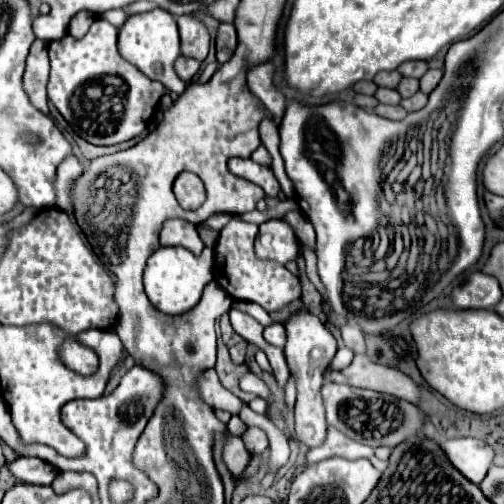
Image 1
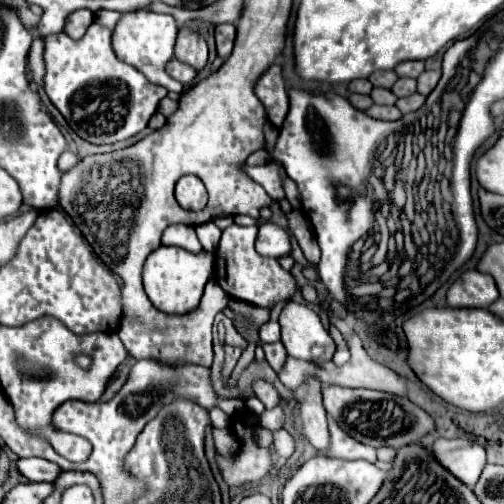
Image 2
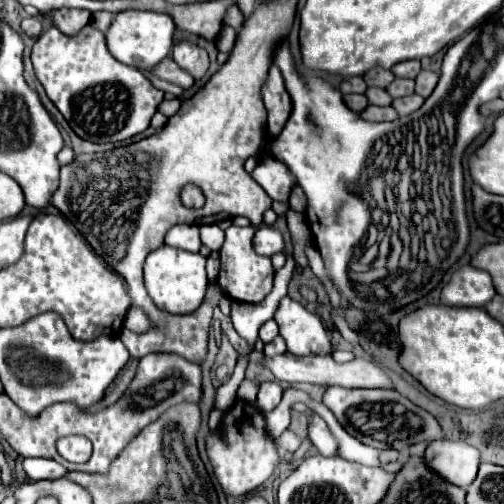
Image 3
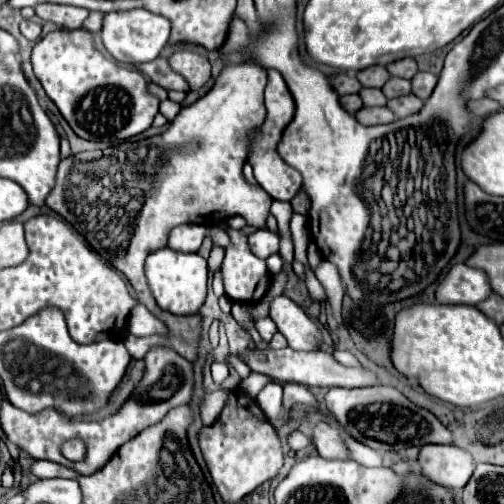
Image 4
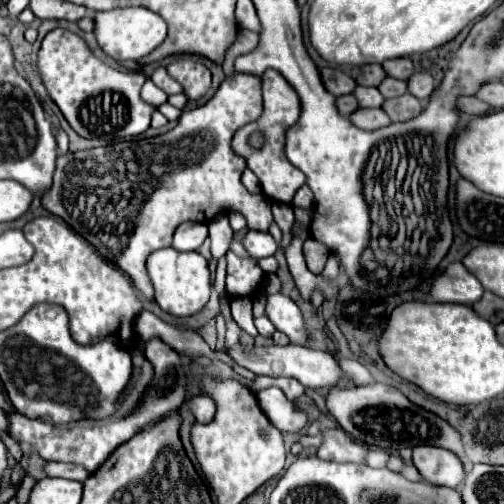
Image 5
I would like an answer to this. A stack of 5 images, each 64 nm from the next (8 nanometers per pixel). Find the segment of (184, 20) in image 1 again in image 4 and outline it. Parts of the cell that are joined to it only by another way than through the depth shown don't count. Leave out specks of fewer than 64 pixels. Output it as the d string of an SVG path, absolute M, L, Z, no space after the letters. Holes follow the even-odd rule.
M176 50L168 62L172 64L172 70L184 76L190 90L200 90L210 80L210 62L194 52L188 50Z

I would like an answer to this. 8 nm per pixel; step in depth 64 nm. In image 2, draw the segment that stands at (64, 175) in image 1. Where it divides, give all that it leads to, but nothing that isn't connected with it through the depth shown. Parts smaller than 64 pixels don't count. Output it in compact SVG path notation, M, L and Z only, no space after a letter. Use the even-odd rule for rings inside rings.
M64 150L62 156L60 156L60 160L58 160L58 168L60 168L62 172L66 172L66 170L70 170L72 166L76 166L76 162L78 162L78 156L76 156L74 152L70 152L70 150Z

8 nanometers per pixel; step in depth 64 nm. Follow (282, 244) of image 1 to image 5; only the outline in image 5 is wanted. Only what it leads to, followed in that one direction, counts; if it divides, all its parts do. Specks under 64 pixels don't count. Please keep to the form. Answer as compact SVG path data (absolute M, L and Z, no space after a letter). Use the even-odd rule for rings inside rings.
M248 230L242 238L242 244L246 246L248 254L254 258L266 258L272 256L278 246L274 242L274 238L268 232L256 232L256 230Z

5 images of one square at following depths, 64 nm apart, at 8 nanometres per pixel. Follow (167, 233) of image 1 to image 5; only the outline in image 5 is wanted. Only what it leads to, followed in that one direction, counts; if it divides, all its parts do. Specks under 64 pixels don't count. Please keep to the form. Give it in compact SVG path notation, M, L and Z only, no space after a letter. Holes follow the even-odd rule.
M184 222L174 232L172 248L180 250L180 252L198 250L202 246L202 242L206 240L206 236L208 236L208 226L206 224L200 224L200 222Z

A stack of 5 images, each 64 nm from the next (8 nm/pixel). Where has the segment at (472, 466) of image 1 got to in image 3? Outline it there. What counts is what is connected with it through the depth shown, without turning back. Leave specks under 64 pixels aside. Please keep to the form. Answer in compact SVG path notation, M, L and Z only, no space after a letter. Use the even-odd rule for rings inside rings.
M434 440L426 446L424 462L432 472L444 476L458 488L468 488L476 478L480 466L480 454L474 446L454 440Z

